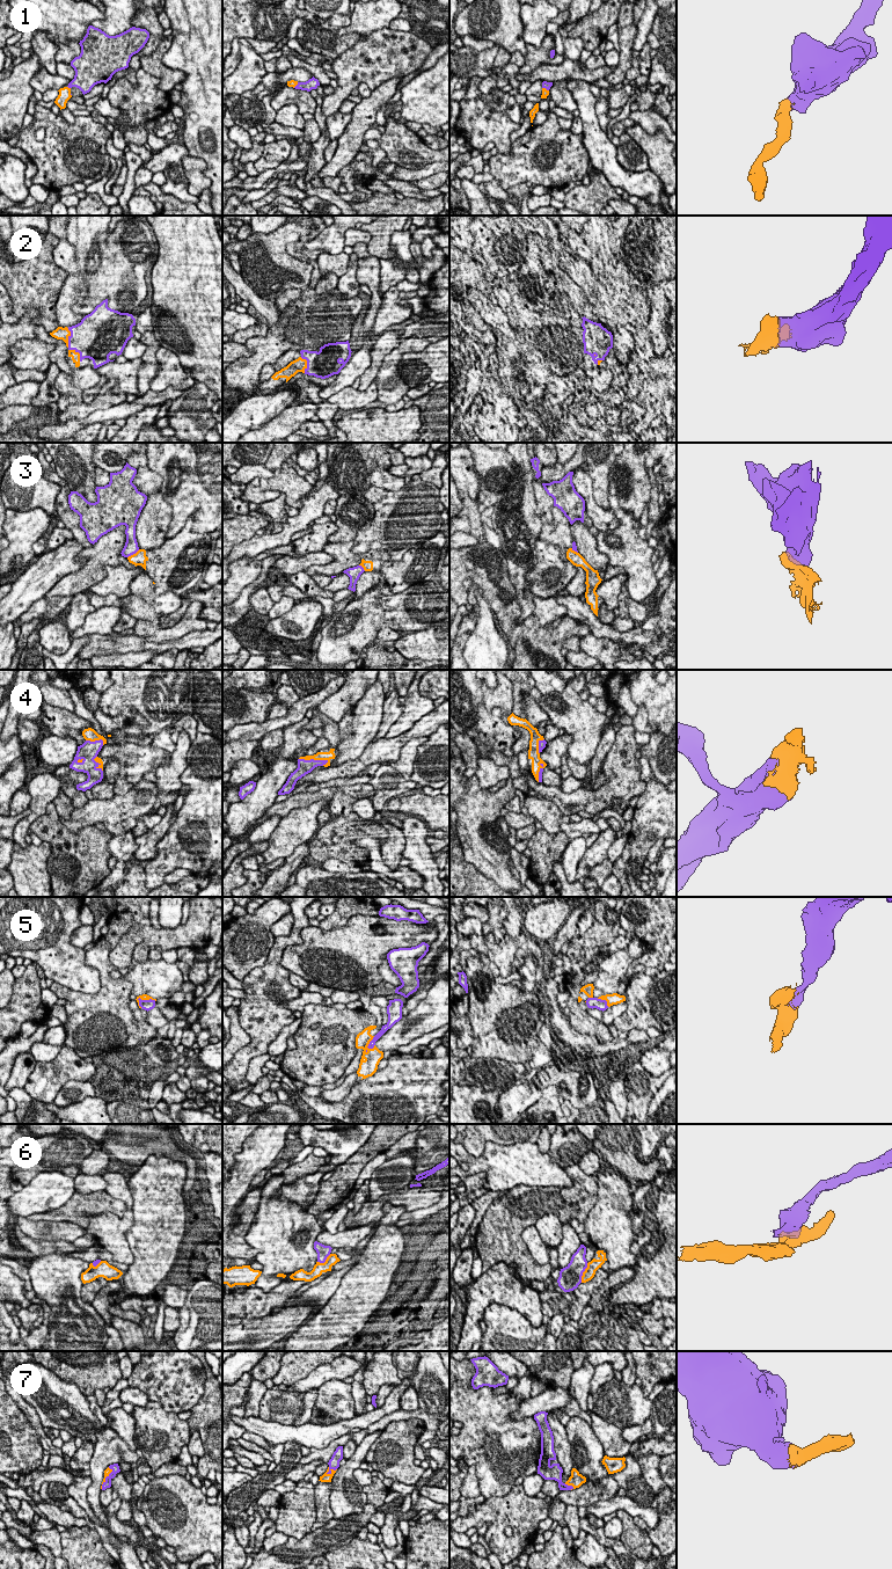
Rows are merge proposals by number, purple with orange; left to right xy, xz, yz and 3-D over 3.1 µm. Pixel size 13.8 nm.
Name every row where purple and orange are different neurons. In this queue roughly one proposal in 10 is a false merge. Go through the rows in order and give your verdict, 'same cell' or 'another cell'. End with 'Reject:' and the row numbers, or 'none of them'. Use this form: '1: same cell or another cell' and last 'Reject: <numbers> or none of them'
1: same cell
2: same cell
3: another cell
4: same cell
5: same cell
6: another cell
7: same cell
Reject: 3, 6

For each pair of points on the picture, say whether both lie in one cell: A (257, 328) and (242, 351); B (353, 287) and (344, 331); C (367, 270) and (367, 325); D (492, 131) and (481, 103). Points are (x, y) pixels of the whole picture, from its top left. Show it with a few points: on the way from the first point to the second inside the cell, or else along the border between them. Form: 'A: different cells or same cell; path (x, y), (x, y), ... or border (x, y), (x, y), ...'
A: same cell; path (250, 331), (242, 340), (242, 344)
B: different cells; border (356, 296), (345, 298)
C: same cell; path (373, 284), (375, 289), (375, 305), (372, 311)
D: same cell; path (490, 124), (481, 115), (481, 110)

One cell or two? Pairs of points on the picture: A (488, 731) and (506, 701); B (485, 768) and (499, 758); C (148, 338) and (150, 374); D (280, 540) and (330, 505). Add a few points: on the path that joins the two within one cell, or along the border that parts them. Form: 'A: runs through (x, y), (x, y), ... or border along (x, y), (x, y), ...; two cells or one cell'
A: border along (501, 710), (502, 713); two cells
B: border along (487, 757), (498, 765), (505, 765), (510, 776); two cells
C: runs through (150, 348), (150, 365); one cell
D: border along (335, 498), (330, 498), (324, 504), (323, 513); two cells

